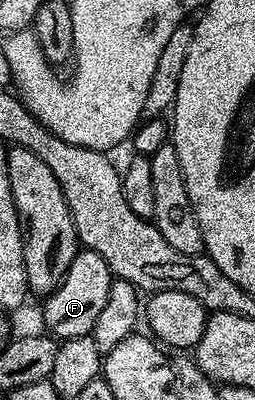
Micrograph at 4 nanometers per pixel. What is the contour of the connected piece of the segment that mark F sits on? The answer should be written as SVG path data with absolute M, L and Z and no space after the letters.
M80 249L59 287L46 295L44 302L47 303L43 306L46 333L59 340L88 337L97 324L97 316L101 316L101 308L105 308L105 300L109 300L112 281L113 275L105 260L97 256L97 252Z

